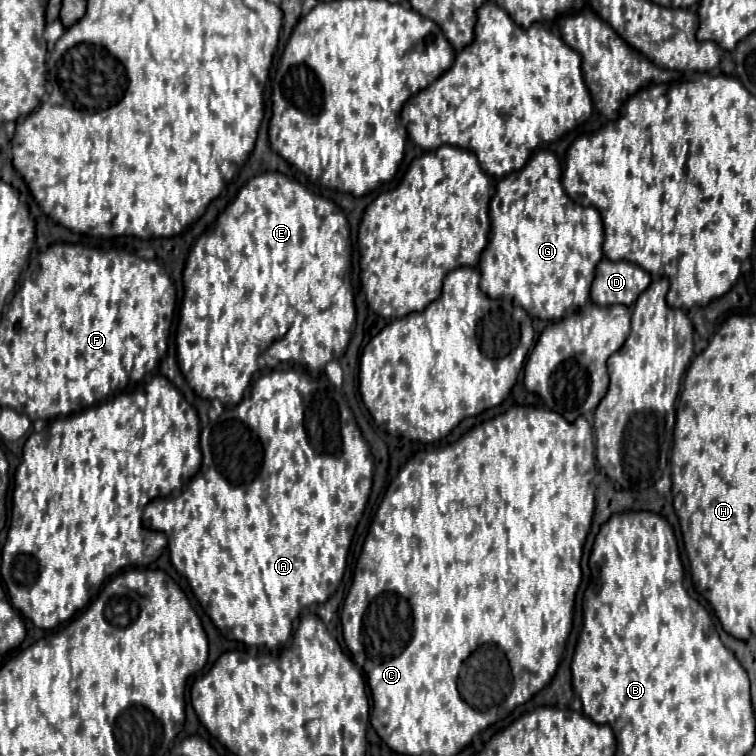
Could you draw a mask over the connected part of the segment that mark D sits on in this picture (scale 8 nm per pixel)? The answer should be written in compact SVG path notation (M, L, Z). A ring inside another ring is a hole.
M603 257L597 263L591 283L591 301L597 305L633 305L649 287L651 275L629 261L609 261Z

